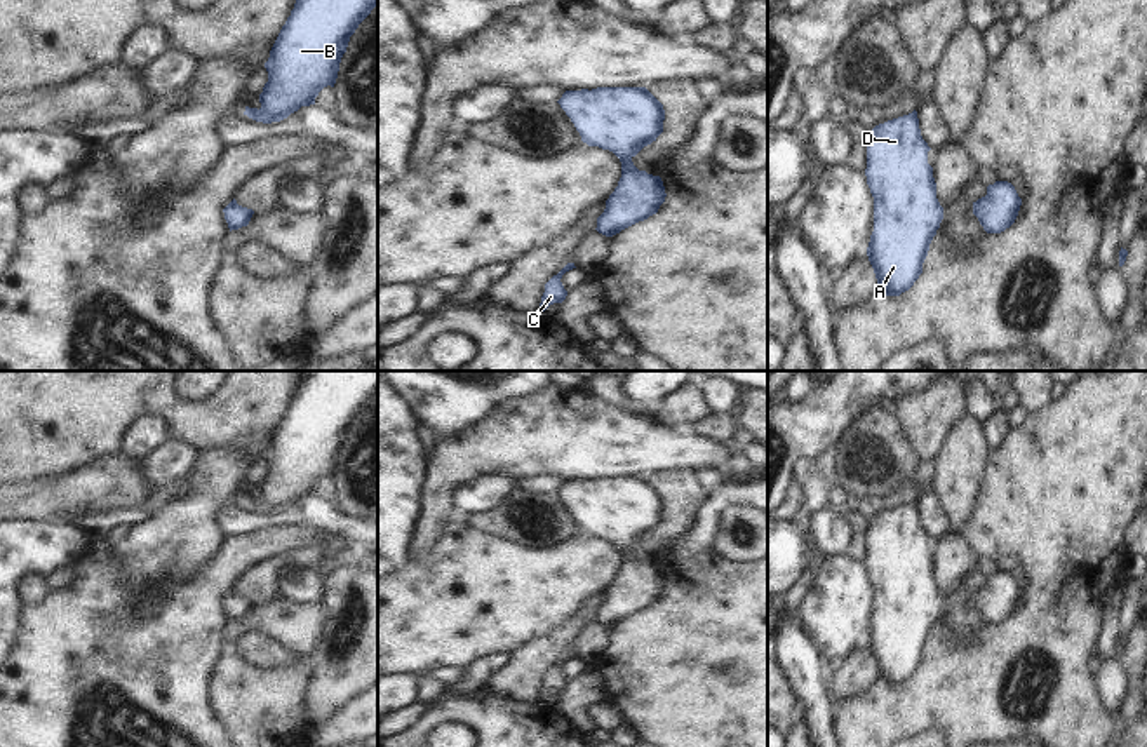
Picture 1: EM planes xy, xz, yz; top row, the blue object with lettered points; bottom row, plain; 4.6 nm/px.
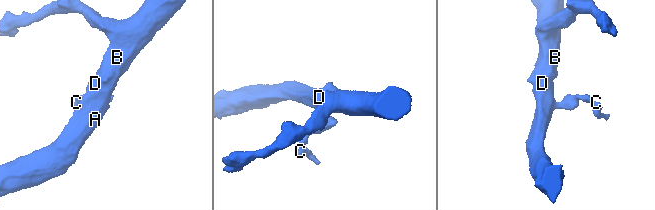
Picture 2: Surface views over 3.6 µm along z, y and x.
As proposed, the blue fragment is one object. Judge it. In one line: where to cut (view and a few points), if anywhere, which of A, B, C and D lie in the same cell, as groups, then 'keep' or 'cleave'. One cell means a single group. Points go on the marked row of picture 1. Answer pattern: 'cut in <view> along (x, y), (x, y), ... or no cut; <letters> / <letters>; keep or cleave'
no cut; A B C D; keep

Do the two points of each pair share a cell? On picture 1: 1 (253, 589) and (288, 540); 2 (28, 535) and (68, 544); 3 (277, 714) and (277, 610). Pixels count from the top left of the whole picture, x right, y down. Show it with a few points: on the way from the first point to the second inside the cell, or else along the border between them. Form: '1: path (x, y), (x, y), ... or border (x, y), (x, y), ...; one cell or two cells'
1: border (315, 547), (296, 547), (265, 558), (241, 578); two cells
2: path (39, 544), (58, 544); one cell
3: path (286, 688), (303, 669), (301, 636); one cell

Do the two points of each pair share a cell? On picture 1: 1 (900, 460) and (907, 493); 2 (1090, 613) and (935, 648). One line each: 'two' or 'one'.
1: one
2: one

